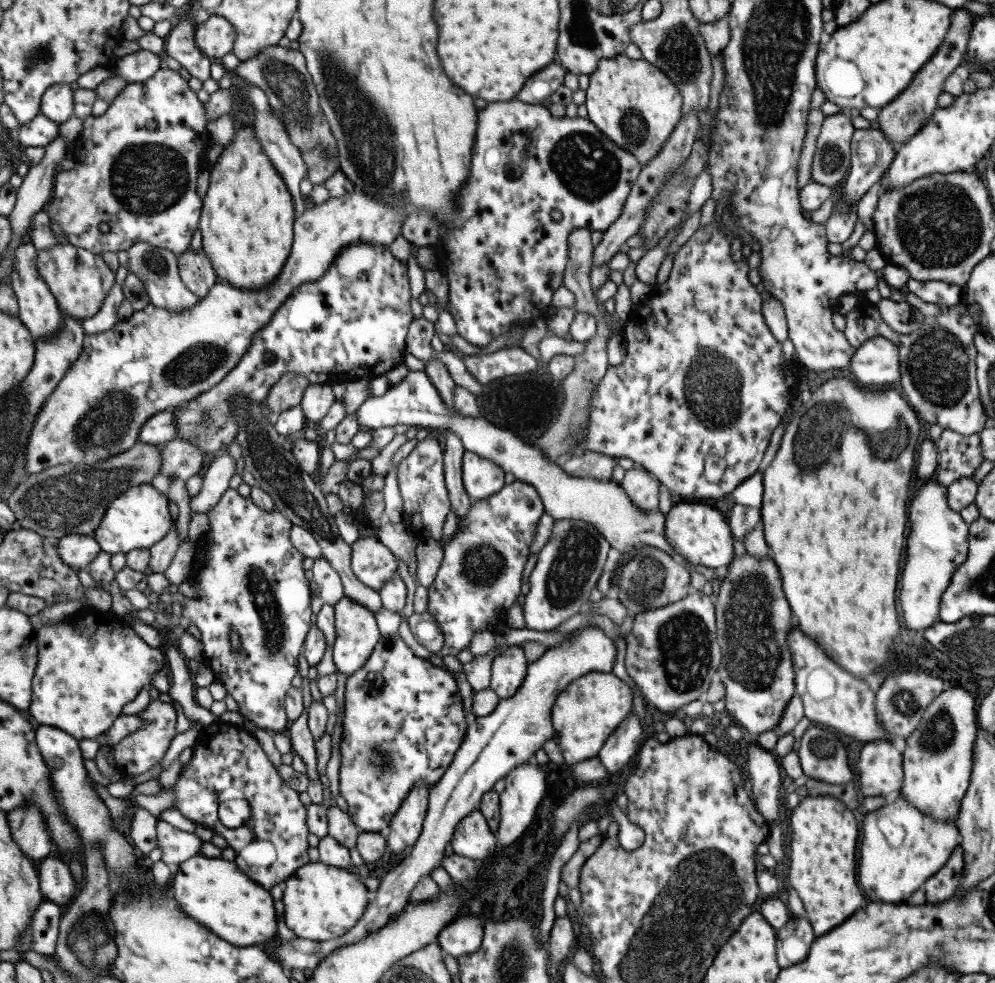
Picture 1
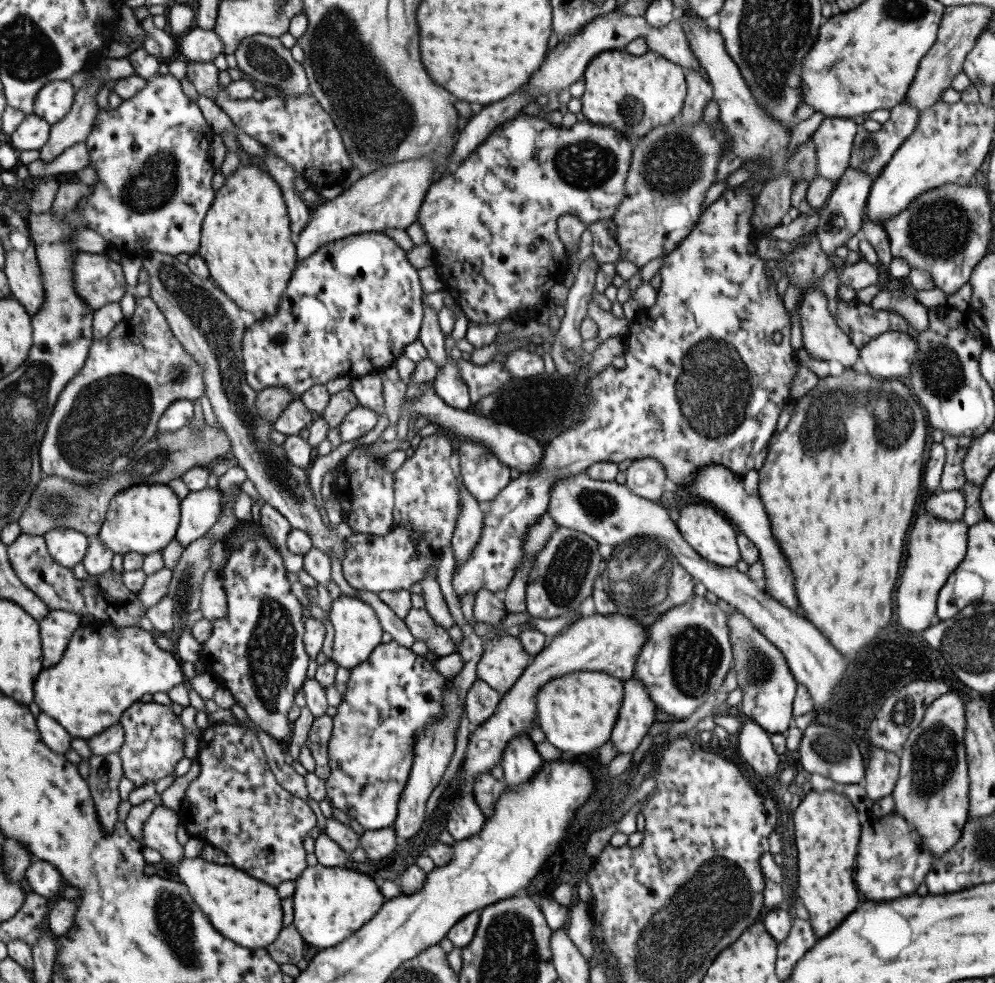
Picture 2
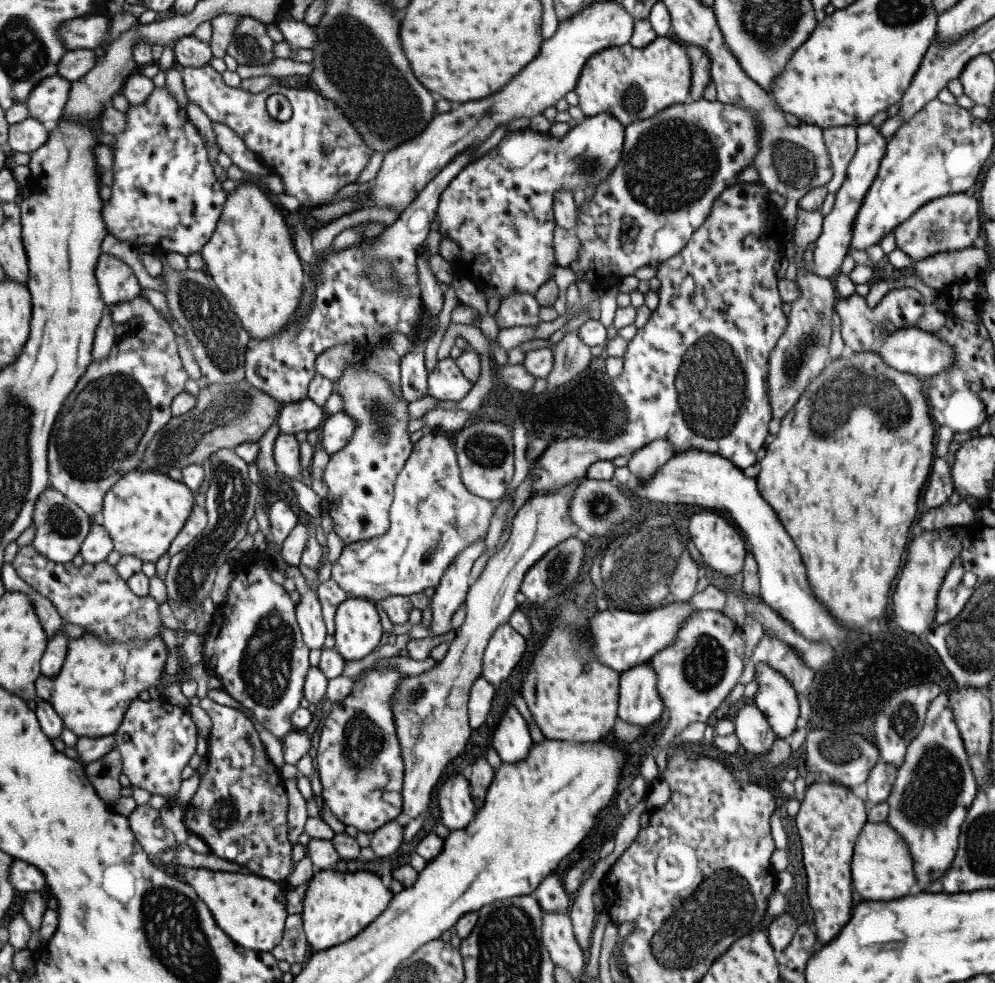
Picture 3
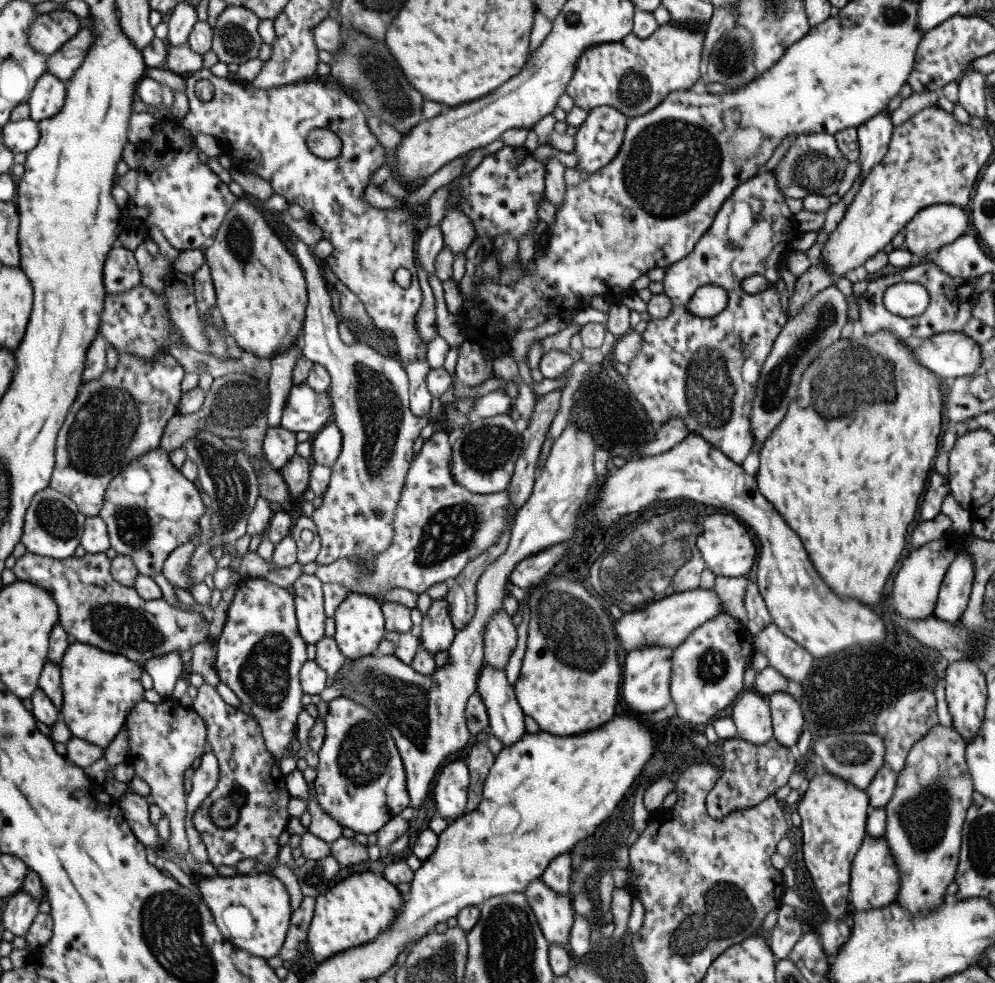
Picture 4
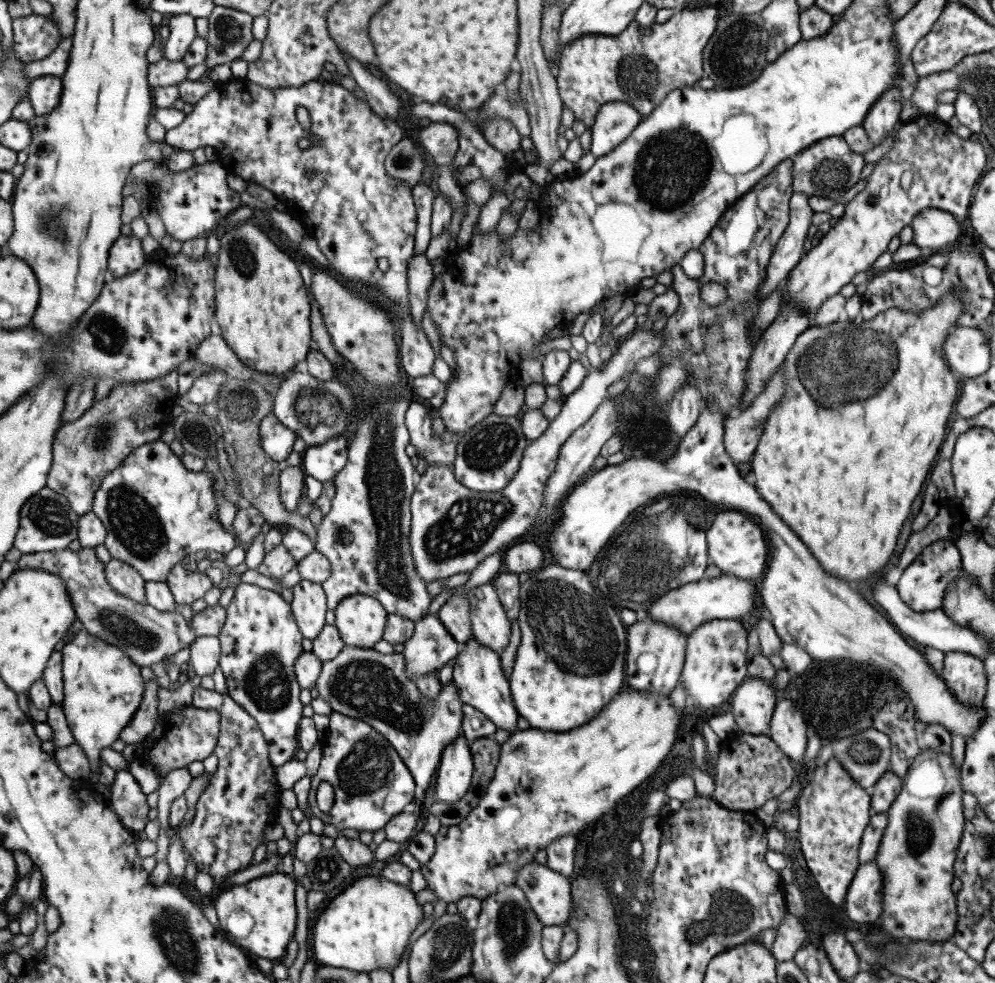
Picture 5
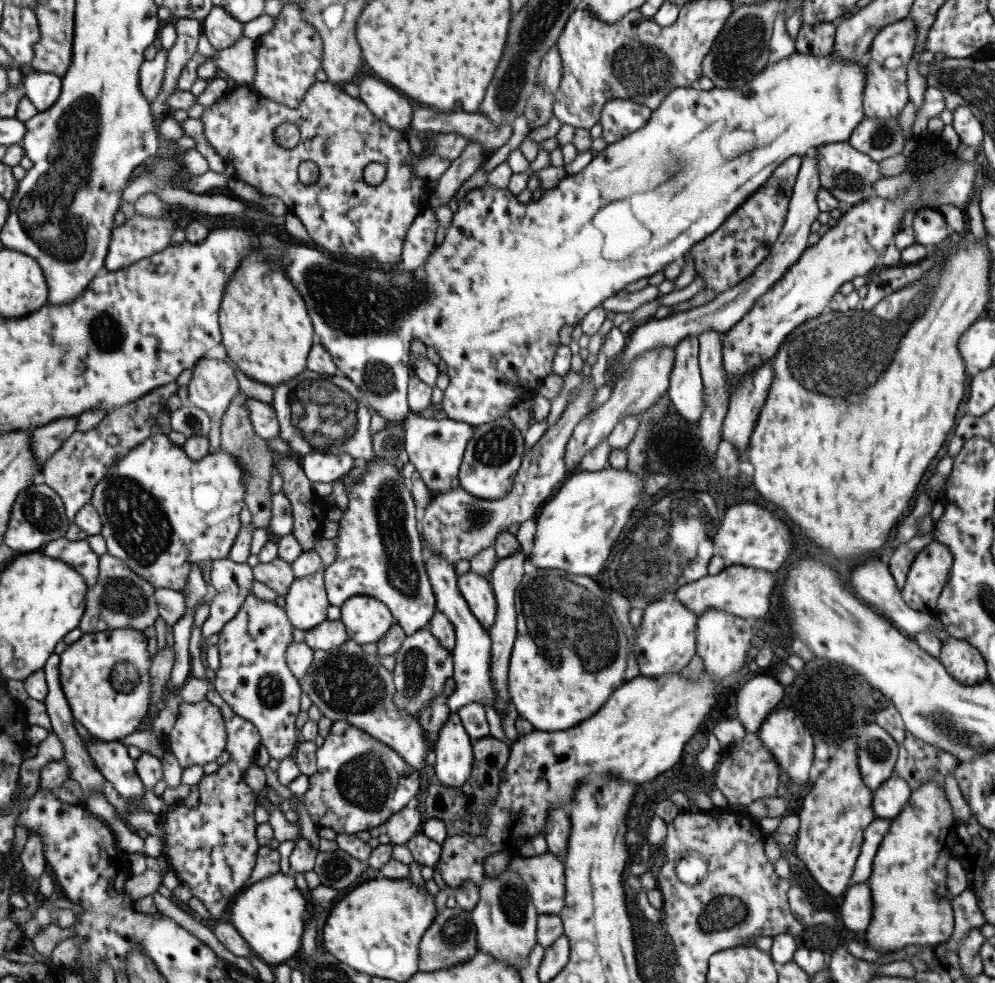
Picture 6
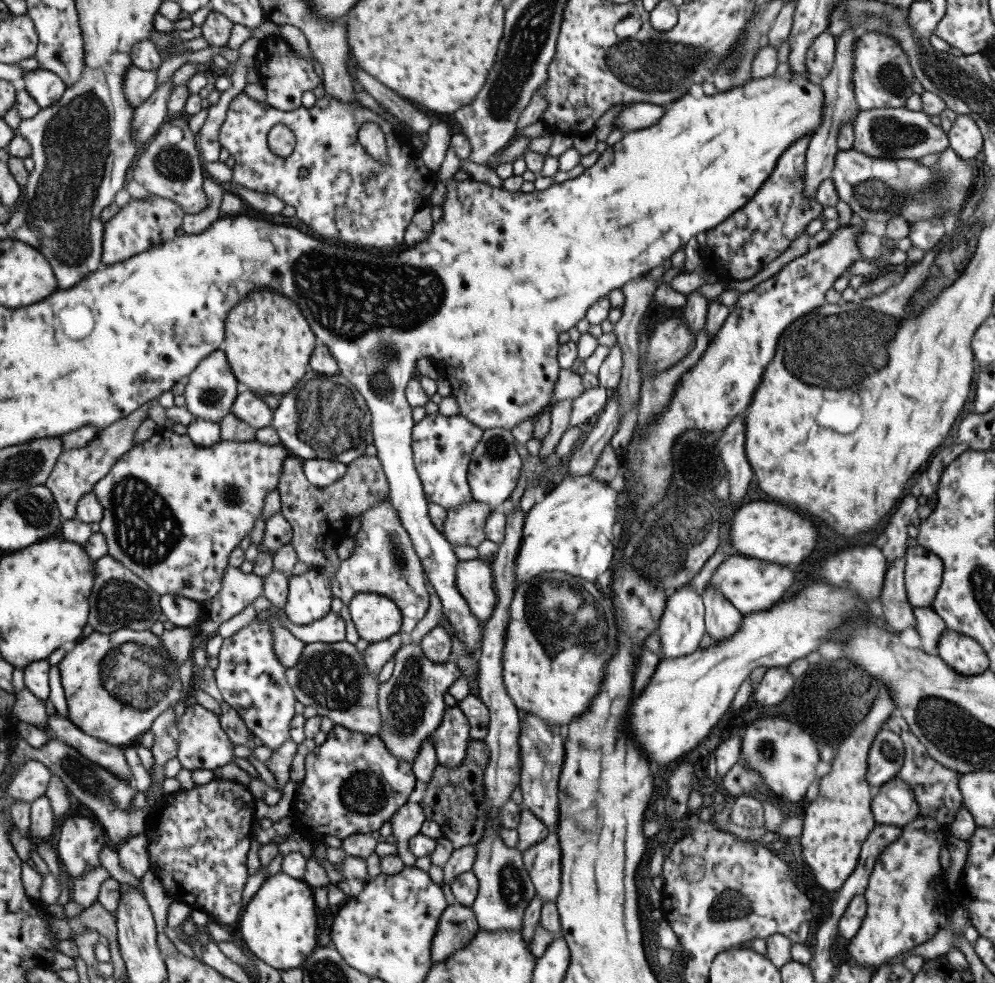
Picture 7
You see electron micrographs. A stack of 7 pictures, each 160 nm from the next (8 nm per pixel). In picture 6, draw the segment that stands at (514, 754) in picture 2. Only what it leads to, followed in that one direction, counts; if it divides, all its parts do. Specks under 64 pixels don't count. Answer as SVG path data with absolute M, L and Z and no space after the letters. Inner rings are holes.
M422 550L424 569L426 570L435 601L435 610L442 612L452 624L454 630L454 647L452 653L452 676L455 681L454 691L446 696L445 705L450 712L456 713L464 704L476 702L481 706L494 705L494 688L490 681L490 638L488 632L471 614L465 599L456 585L454 564L435 553Z

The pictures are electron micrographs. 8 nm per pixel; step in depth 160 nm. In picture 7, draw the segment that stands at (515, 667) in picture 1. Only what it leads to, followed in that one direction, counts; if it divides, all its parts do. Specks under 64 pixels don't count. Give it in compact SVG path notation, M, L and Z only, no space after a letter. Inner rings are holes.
M477 558L458 561L455 572L455 588L467 603L471 614L479 622L489 619L496 603L489 562Z

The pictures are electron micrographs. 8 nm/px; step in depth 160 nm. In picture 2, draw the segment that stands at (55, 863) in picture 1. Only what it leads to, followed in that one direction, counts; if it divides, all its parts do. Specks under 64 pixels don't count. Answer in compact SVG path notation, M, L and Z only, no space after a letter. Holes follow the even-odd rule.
M44 860L31 861L24 870L24 879L31 892L50 901L64 883L57 869Z

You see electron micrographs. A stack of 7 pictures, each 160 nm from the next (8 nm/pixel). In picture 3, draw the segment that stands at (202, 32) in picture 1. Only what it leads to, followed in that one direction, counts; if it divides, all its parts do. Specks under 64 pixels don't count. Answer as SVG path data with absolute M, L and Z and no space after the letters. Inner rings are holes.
M192 34L182 36L170 45L176 67L201 67L208 65L212 59L210 45L207 42L197 40Z

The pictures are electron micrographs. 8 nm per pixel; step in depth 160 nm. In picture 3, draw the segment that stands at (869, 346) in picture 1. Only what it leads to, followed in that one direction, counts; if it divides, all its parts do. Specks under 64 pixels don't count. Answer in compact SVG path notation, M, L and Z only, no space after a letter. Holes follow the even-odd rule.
M916 327L897 329L891 334L887 334L884 344L875 351L882 361L891 368L901 372L907 372L919 376L922 379L928 378L937 372L949 370L954 362L954 350L939 342L939 338L933 338L931 334L922 332Z

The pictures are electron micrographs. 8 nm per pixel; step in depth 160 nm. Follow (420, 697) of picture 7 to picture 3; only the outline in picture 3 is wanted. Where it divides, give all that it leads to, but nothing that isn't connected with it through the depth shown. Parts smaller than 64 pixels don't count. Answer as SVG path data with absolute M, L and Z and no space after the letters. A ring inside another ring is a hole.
M478 538L467 549L463 549L442 573L440 581L433 588L430 598L430 629L434 635L445 634L452 629L450 620L453 613L463 606L470 585L469 569L484 551L483 538Z

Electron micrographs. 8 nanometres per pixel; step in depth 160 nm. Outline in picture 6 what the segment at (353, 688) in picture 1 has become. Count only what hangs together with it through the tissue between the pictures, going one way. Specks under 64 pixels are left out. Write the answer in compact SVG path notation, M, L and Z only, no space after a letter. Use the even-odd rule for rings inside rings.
M343 720L332 721L323 744L315 752L317 772L308 776L309 787L303 794L303 807L313 825L318 828L329 828L336 834L350 834L361 830L369 831L384 824L393 814L400 812L418 794L420 775L413 768L378 740L365 731L355 728Z

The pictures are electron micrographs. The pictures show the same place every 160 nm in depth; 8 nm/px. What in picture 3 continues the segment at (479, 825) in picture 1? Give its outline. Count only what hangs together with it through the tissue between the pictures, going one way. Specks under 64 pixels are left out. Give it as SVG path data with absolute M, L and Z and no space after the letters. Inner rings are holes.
M453 774L441 784L437 794L441 823L449 830L461 830L471 824L476 809L468 781L461 774Z

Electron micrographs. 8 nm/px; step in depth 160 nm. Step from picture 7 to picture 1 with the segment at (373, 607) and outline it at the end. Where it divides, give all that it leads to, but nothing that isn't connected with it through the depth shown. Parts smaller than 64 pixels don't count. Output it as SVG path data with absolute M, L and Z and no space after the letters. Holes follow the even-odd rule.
M344 596L332 607L334 608L334 643L330 648L332 661L336 671L350 675L365 664L381 634L376 625L375 614L350 598Z

